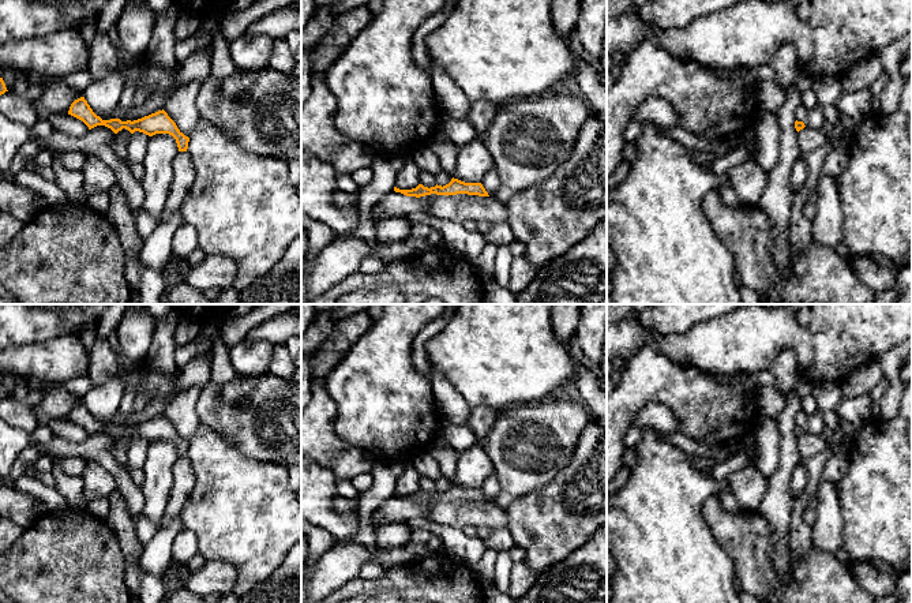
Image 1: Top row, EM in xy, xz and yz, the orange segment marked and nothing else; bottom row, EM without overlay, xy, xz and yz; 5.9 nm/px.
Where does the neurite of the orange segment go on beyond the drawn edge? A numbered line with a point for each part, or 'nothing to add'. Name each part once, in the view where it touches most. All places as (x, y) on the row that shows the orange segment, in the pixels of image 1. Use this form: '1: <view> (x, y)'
nothing to add

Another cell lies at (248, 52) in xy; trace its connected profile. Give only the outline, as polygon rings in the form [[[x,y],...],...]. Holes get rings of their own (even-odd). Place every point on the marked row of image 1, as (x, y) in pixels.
[[[266,34],[248,35],[229,44],[230,57],[244,71],[258,71],[269,67],[274,38]]]

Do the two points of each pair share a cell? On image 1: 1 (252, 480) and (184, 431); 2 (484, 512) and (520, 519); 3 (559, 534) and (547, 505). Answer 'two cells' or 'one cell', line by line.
1: two cells
2: two cells
3: one cell

